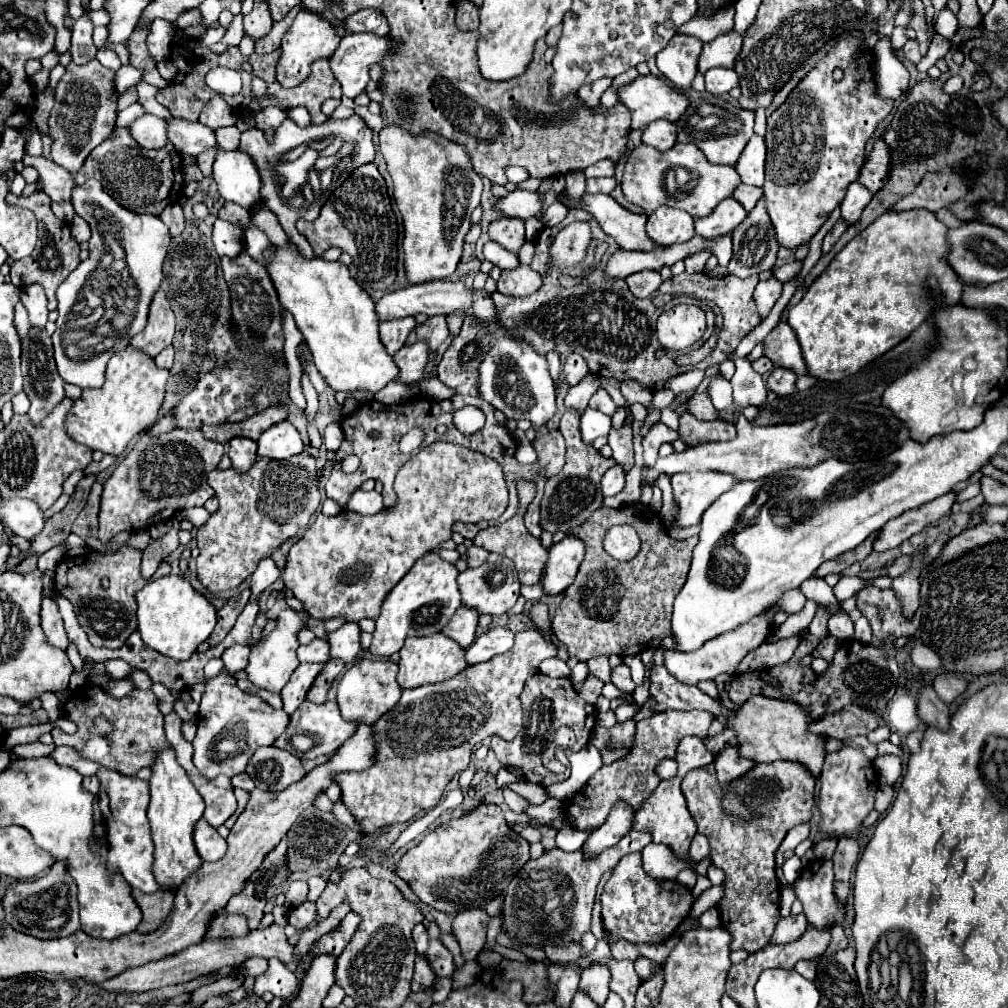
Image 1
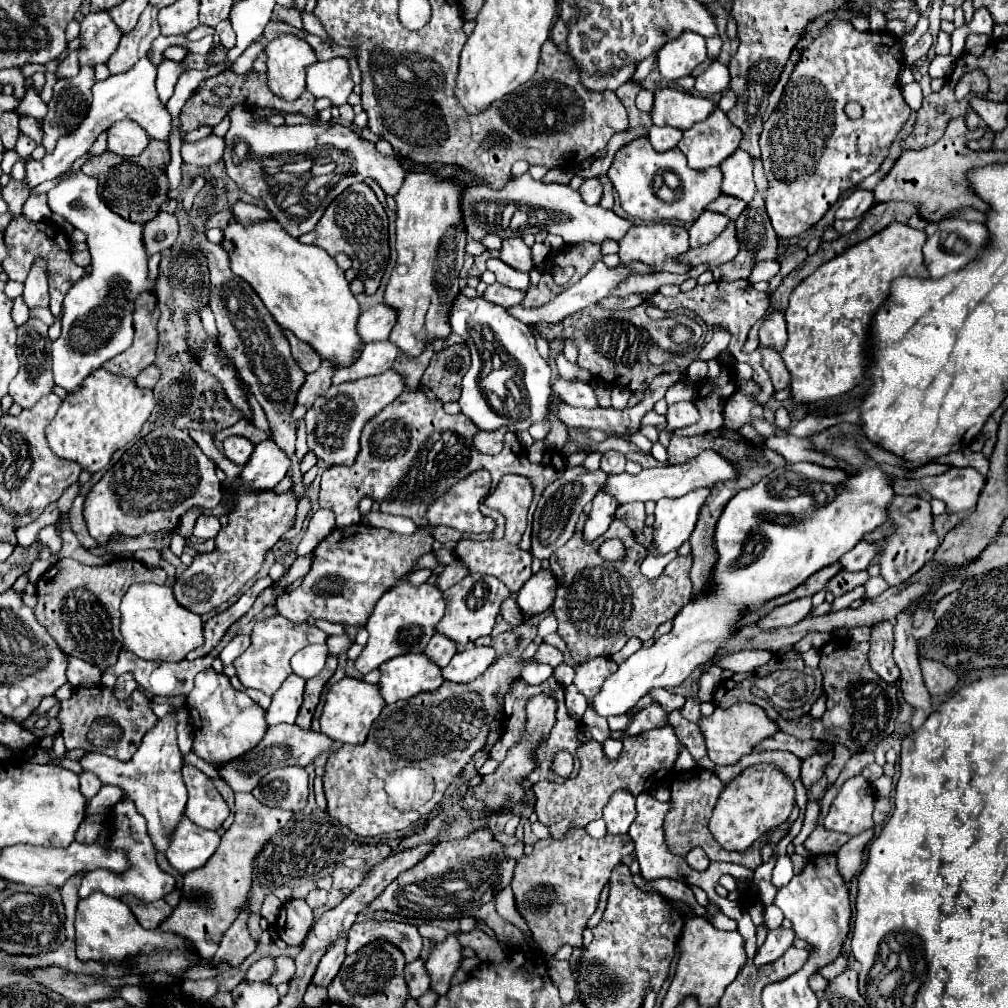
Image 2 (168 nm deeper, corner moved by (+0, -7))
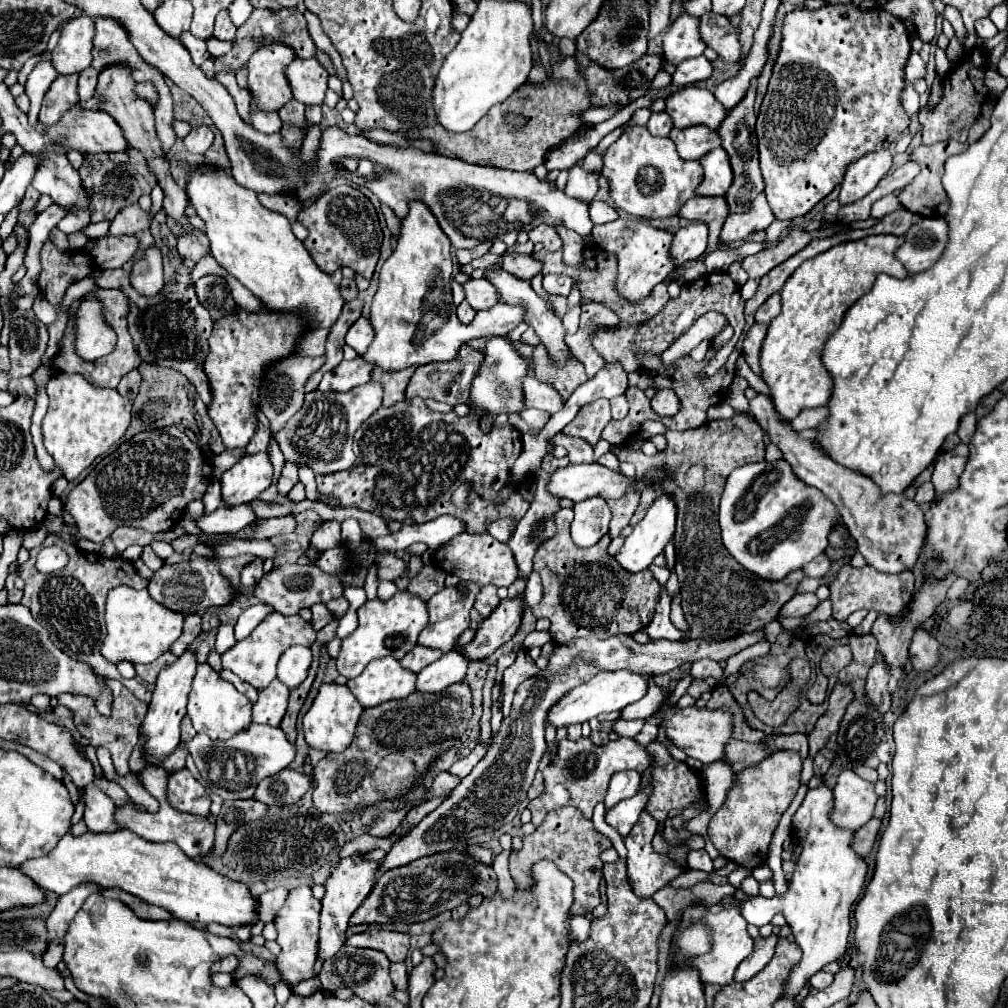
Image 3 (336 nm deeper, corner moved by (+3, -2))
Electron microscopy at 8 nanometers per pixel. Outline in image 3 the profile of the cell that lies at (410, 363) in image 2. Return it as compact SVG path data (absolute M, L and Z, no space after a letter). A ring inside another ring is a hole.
M416 367L402 369L400 373L384 373L382 369L372 371L372 379L384 385L384 403L382 405L394 405L398 401L404 401L404 391L414 371Z

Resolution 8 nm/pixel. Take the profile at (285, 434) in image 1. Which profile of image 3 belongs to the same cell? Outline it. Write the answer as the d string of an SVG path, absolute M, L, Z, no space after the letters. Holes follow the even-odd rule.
M268 453L244 455L232 469L222 475L224 505L240 505L258 499L262 491L272 485L274 465Z

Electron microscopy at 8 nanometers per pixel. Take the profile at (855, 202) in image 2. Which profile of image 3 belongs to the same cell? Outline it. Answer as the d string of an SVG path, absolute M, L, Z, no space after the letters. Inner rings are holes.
M888 149L872 151L862 159L854 161L848 167L840 187L840 197L838 197L840 205L850 205L868 195L878 185L878 181L888 173L890 165L892 165L892 155Z

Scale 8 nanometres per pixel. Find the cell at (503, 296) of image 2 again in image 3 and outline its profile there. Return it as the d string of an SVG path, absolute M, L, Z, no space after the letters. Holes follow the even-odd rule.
M470 279L466 285L466 299L468 303L476 309L476 311L482 311L482 309L490 309L492 305L496 305L500 301L500 293L498 289L488 281L488 279Z

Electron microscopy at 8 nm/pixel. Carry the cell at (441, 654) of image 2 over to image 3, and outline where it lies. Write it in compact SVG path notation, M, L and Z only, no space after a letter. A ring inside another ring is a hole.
M416 645L412 651L406 653L406 657L402 659L402 665L414 673L420 673L426 665L434 663L436 659L440 659L444 653L440 653L438 649L428 649L424 645Z

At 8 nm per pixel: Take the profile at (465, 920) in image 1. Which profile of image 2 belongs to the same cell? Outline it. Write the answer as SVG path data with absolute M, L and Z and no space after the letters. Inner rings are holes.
M451 934L445 942L437 944L431 952L431 956L427 958L427 974L431 978L429 990L433 990L435 994L443 996L449 990L449 980L453 976L453 972L459 968L461 962L461 944L457 942L455 934Z

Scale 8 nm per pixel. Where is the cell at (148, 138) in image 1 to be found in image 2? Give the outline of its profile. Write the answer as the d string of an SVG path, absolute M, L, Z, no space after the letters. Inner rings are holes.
M119 120L107 128L107 150L119 156L139 156L149 144L147 132L131 120Z

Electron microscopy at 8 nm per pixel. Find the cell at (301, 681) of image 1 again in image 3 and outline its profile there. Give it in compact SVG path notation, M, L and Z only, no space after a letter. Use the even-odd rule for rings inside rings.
M276 677L264 691L260 691L260 697L252 709L252 721L266 725L280 725L288 709L288 693L290 689Z

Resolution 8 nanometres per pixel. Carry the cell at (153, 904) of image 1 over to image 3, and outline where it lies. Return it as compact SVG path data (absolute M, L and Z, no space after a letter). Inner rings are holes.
M104 889L102 891L104 897L112 897L112 899L120 899L122 903L126 903L140 919L152 919L152 921L158 921L158 919L170 919L172 913L168 913L166 909L160 909L156 905L148 905L146 901L140 901L138 897L130 895L130 893L124 893L122 889Z

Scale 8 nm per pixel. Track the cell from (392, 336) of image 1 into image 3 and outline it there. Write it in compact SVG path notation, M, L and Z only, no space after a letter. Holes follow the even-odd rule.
M356 355L352 361L340 361L332 371L326 371L320 381L320 391L350 391L370 381L372 365Z

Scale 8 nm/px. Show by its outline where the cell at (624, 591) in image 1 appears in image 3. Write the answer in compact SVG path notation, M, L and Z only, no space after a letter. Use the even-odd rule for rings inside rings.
M560 509L556 513L558 533L546 541L536 557L534 569L542 577L544 599L532 609L536 617L550 619L550 635L554 643L572 641L576 637L608 639L610 635L636 633L648 625L654 617L656 603L662 587L650 571L628 573L616 565L616 559L608 553L610 535L604 535L594 547L580 549L570 539L572 509Z

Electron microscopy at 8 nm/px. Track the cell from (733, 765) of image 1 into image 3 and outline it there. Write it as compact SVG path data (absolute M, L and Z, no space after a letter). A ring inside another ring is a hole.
M778 751L768 759L736 773L736 783L732 785L724 805L712 815L708 825L708 837L722 857L736 861L738 865L748 869L766 863L772 833L800 787L800 771L802 761L798 753Z

